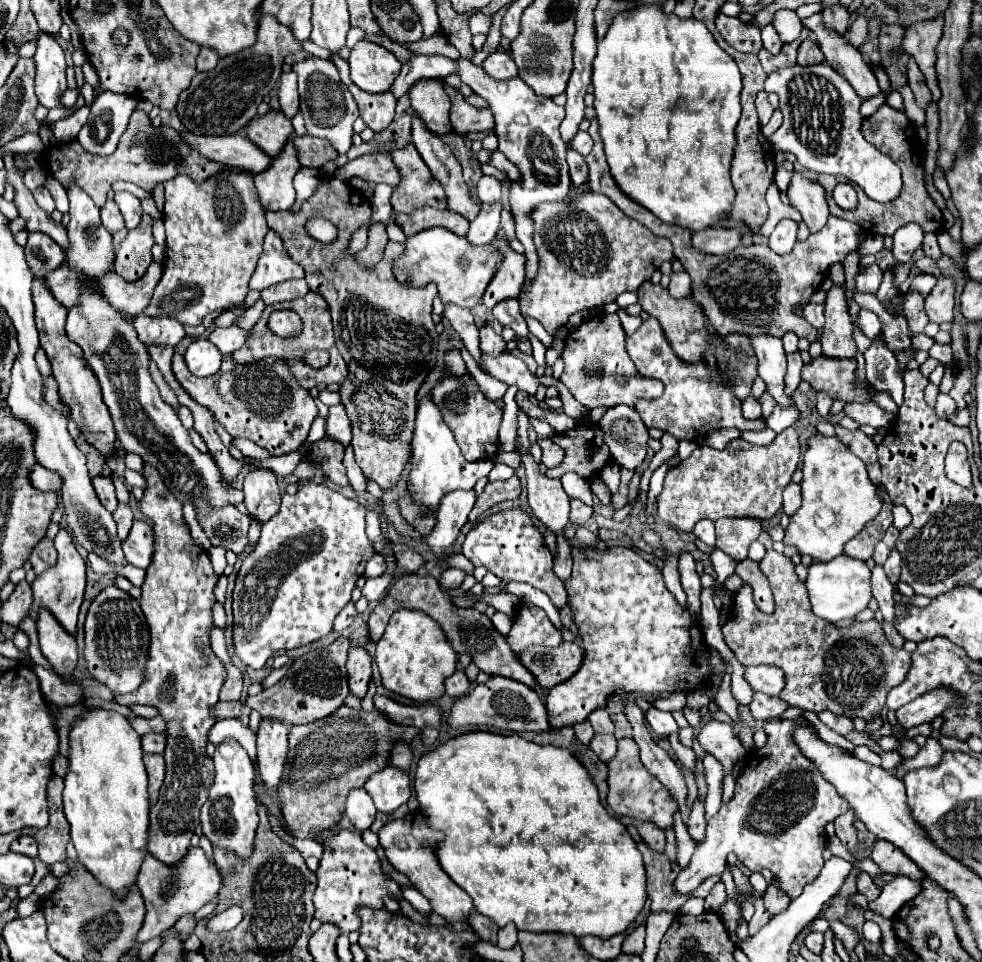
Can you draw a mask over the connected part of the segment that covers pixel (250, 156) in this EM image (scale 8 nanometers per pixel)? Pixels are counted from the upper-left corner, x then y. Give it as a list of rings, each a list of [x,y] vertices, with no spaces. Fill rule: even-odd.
[[[182,134],[182,138],[192,148],[198,148],[198,152],[202,152],[206,158],[230,168],[242,168],[242,170],[246,168],[248,172],[258,174],[272,164],[272,156],[268,156],[254,142],[242,138],[240,134],[222,136],[222,138]]]

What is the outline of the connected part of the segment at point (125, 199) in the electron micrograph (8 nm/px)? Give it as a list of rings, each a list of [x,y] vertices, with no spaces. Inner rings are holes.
[[[116,192],[114,200],[116,200],[116,204],[118,204],[118,208],[120,208],[120,212],[126,220],[126,228],[132,230],[134,226],[138,226],[140,218],[144,214],[144,210],[140,206],[140,200],[130,192]]]

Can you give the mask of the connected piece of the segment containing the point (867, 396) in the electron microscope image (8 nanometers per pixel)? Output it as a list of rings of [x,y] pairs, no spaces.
[[[814,358],[804,366],[802,380],[806,380],[816,392],[828,392],[832,400],[872,402],[876,396],[876,390],[872,390],[868,382],[856,382],[856,358]]]

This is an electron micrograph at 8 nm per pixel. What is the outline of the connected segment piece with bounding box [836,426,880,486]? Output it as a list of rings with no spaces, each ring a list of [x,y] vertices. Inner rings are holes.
[[[836,426],[836,436],[842,444],[846,444],[846,448],[858,456],[864,464],[866,464],[866,470],[868,470],[868,476],[870,480],[880,486],[880,464],[876,460],[876,444],[870,436],[866,436],[864,432],[860,430],[844,430],[842,426]]]

